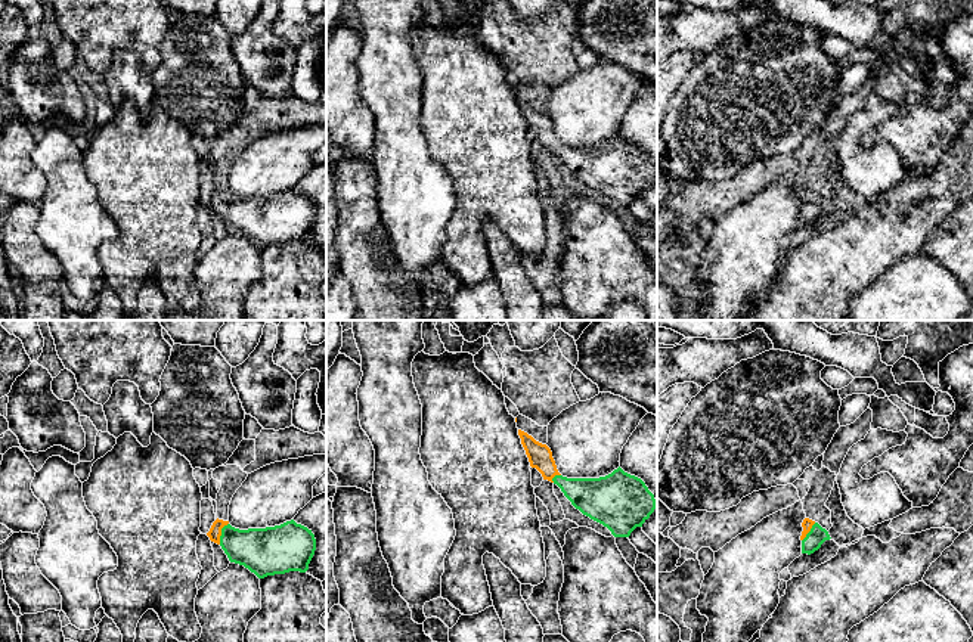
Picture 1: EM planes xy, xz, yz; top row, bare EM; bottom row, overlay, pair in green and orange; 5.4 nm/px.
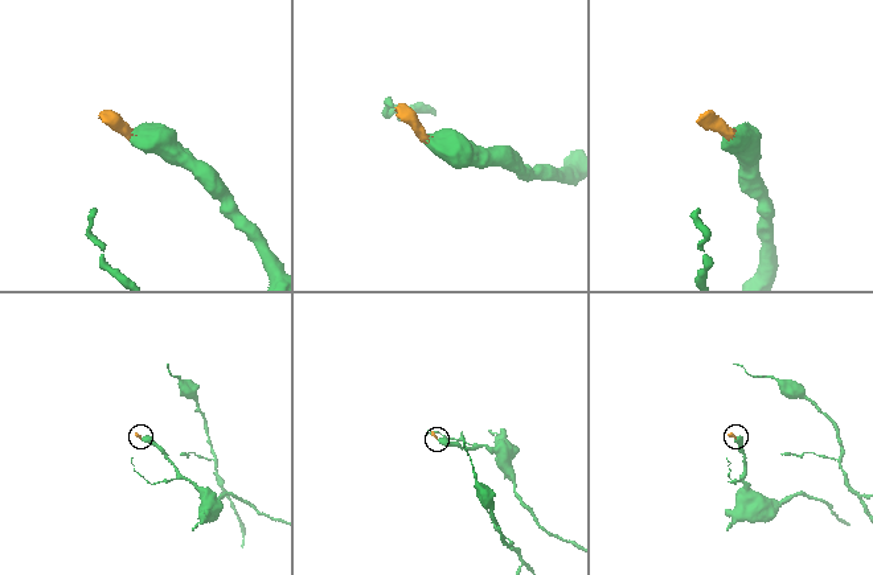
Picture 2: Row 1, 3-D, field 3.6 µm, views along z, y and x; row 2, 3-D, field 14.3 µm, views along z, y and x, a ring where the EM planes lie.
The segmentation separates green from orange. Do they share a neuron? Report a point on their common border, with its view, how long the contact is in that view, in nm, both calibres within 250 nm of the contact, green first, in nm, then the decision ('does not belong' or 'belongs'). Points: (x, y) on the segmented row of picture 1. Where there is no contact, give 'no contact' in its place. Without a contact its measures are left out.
xy (222, 533) | 130 nm | 260/70 nm | belongs

